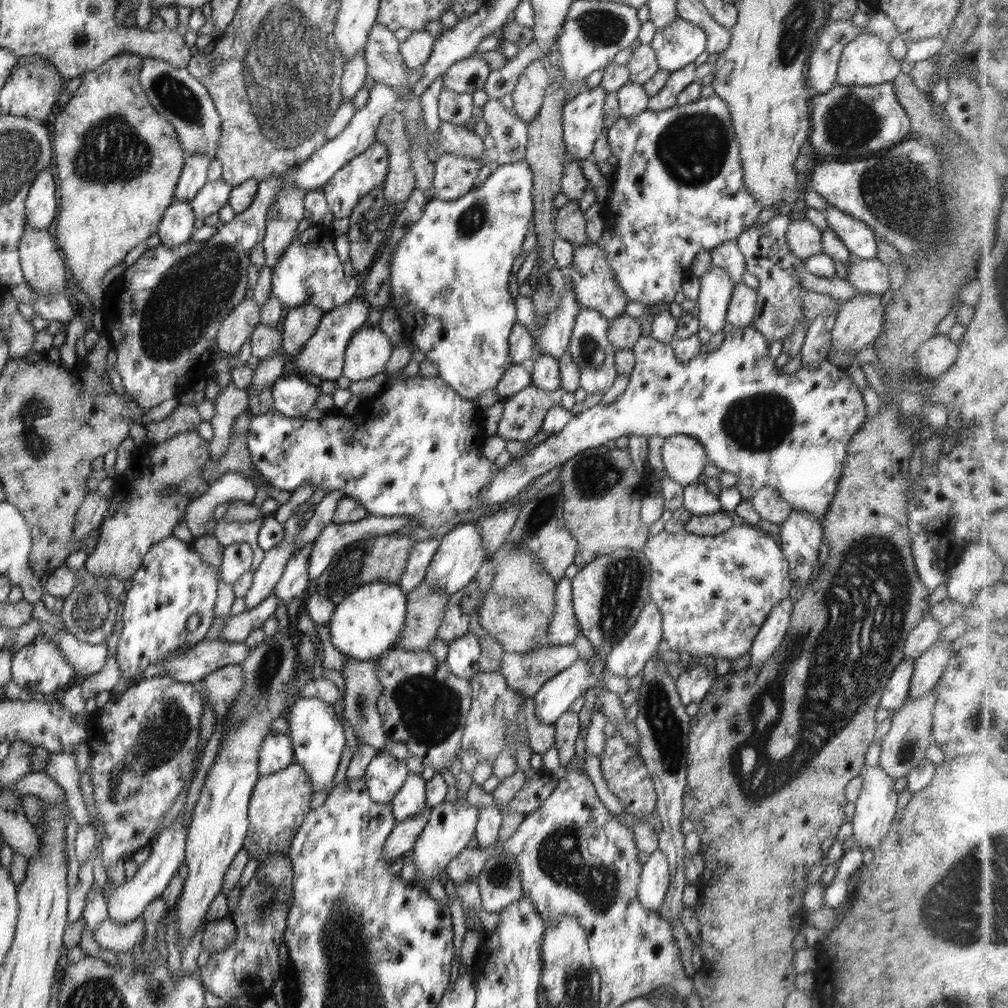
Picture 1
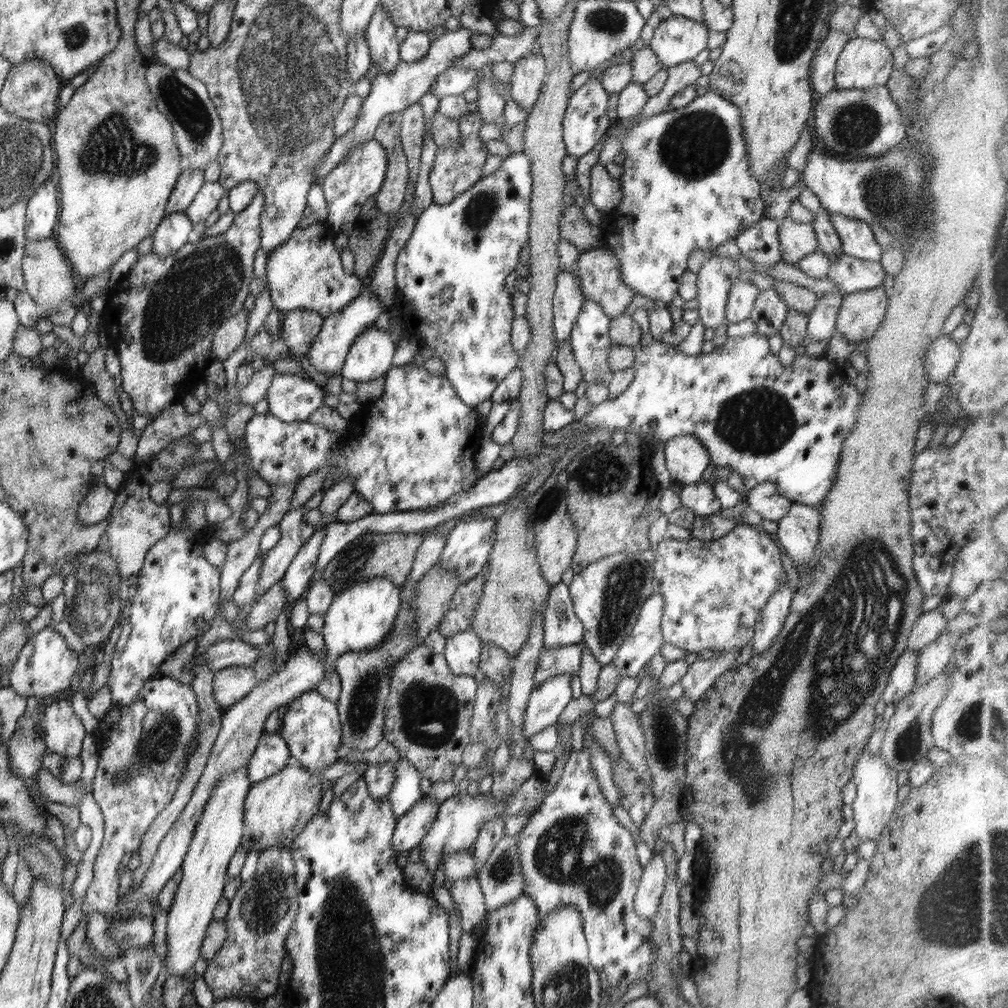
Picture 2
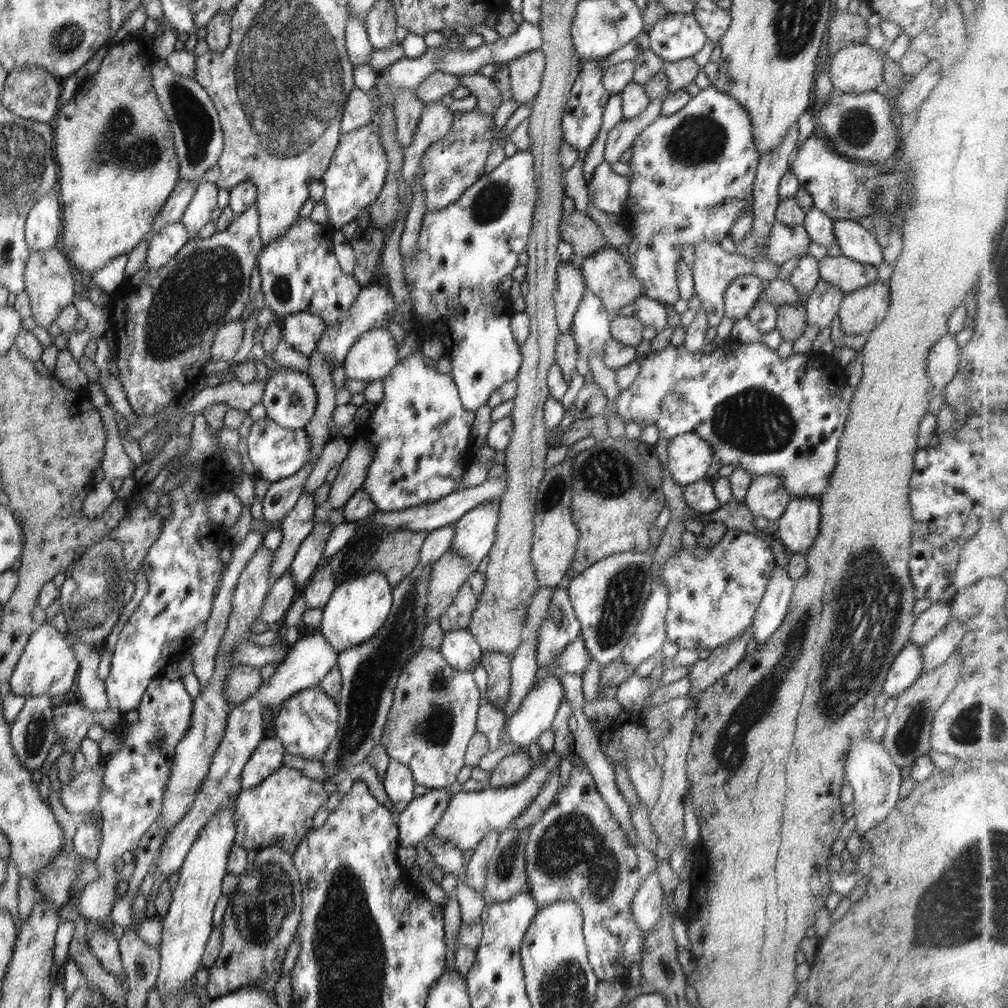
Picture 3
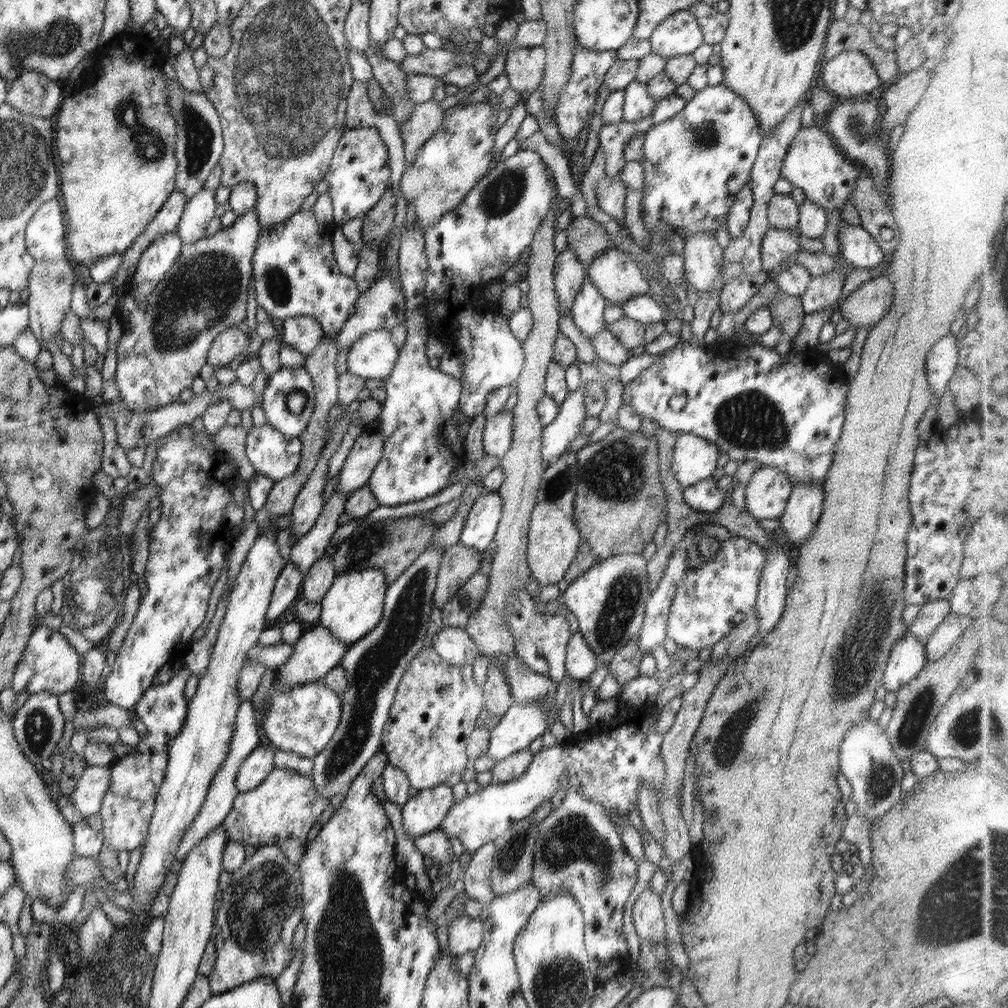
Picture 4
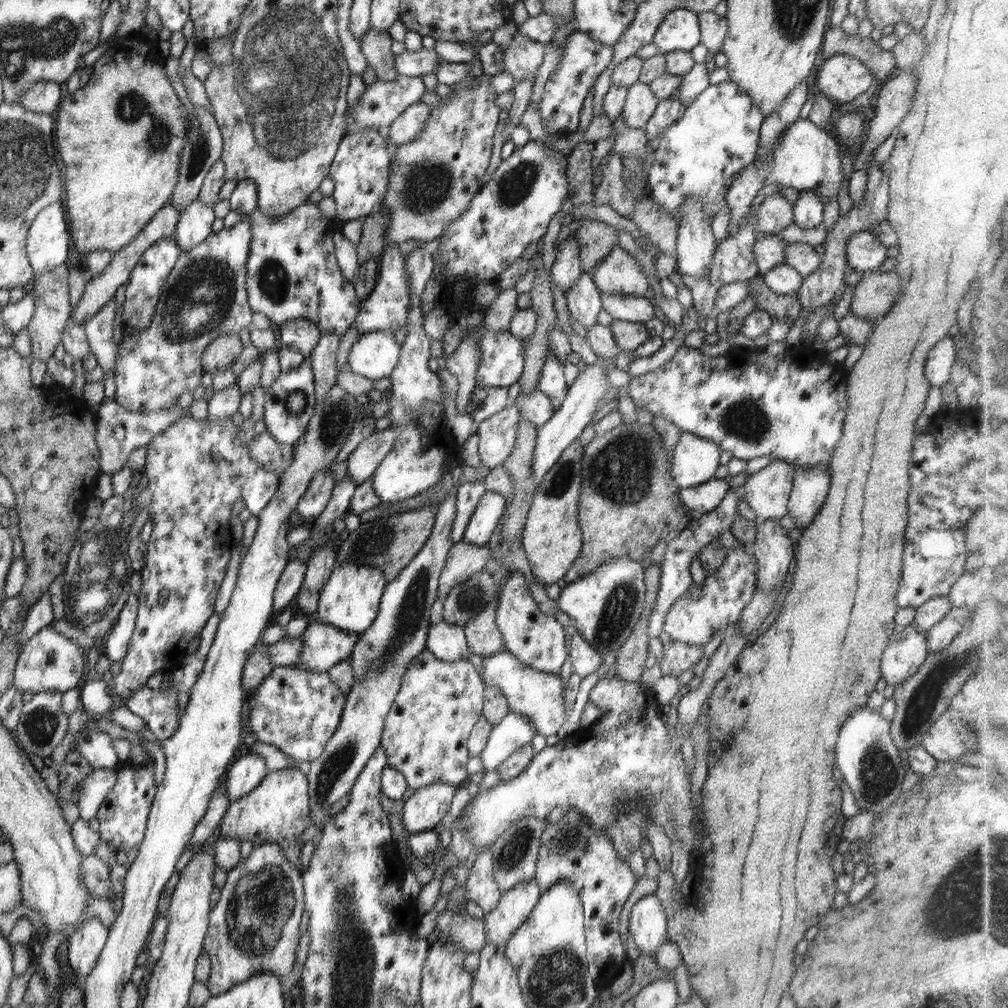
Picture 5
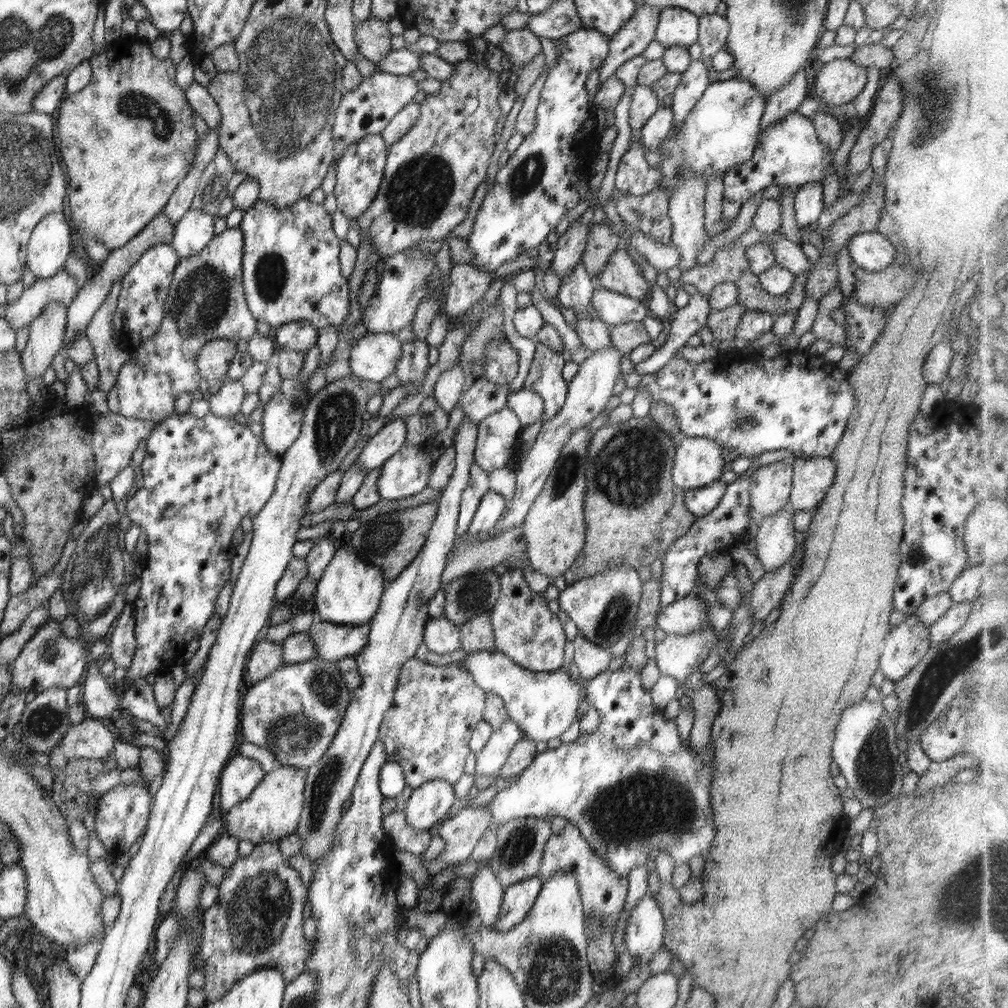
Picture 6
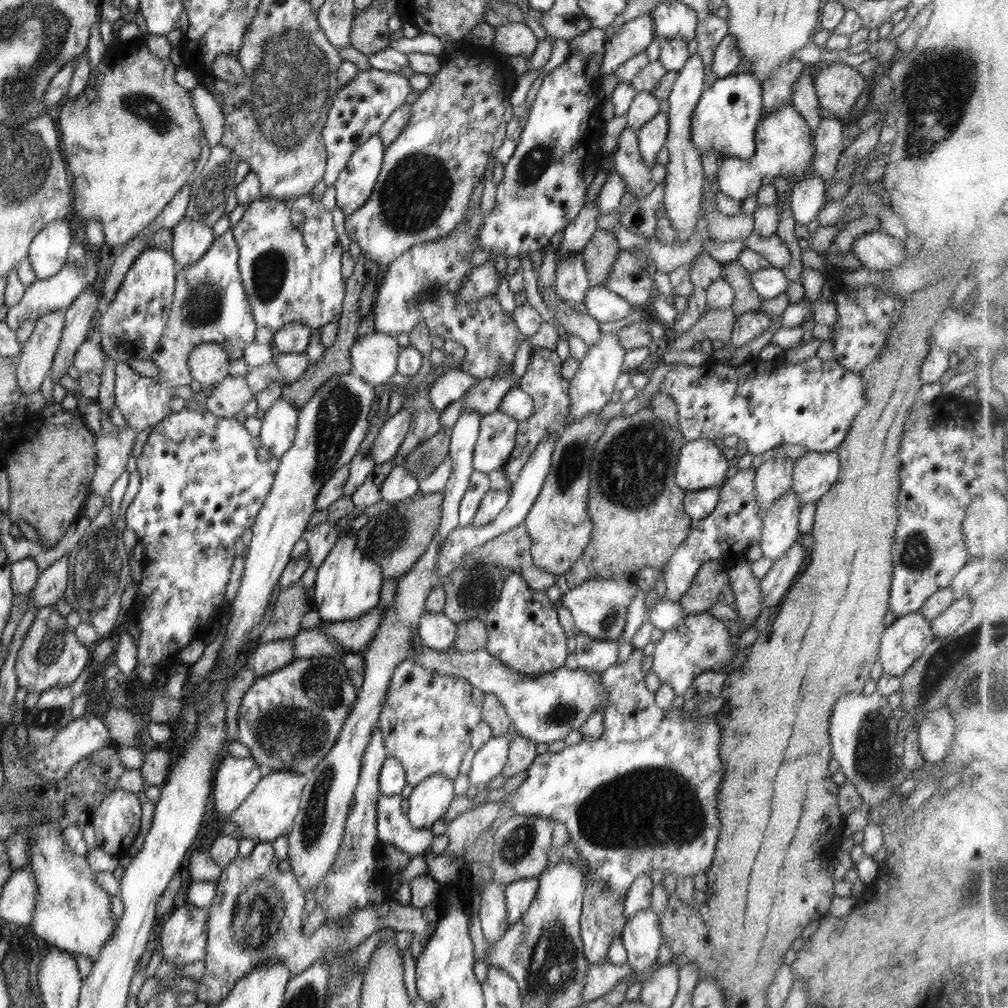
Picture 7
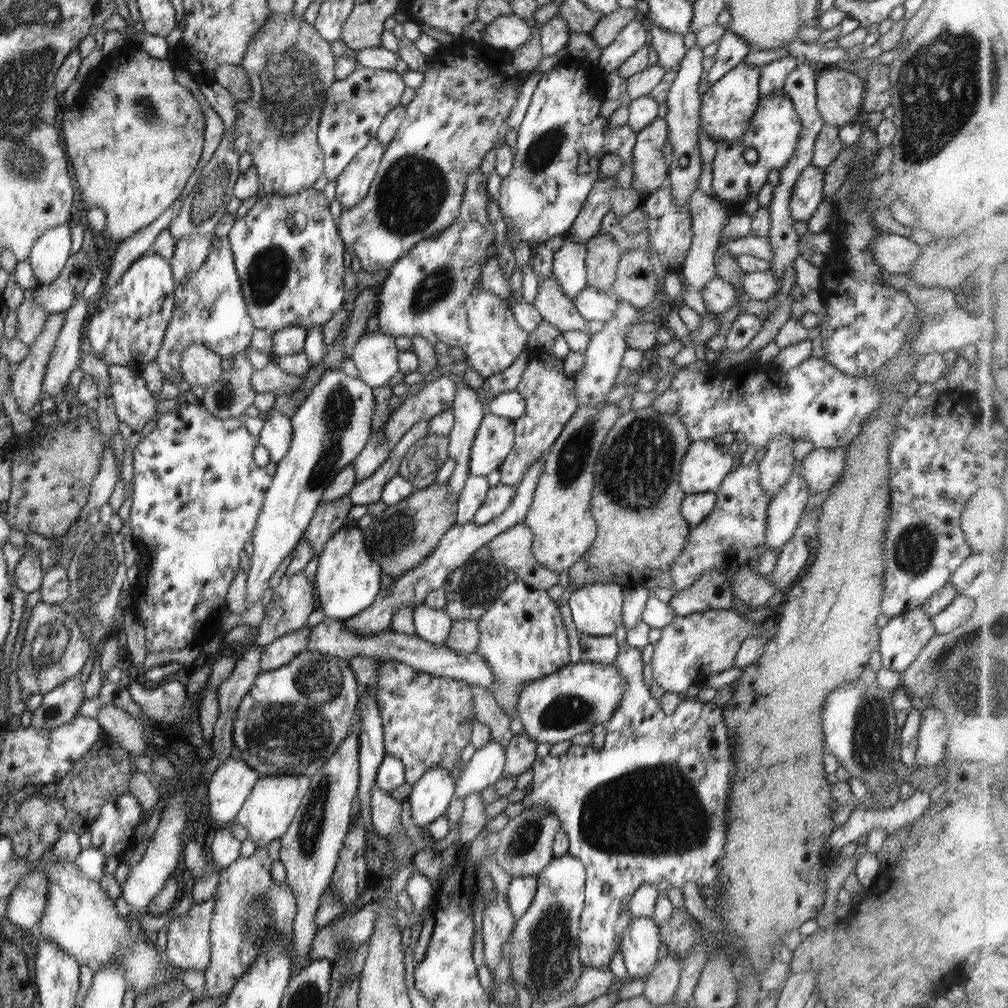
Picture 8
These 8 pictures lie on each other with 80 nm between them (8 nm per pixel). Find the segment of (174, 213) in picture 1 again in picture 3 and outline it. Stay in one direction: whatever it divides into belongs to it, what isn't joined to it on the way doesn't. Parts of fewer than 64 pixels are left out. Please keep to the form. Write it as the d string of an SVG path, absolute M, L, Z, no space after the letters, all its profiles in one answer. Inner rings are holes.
M173 222L153 234L147 241L145 268L159 270L169 264L189 241L189 234L182 222Z

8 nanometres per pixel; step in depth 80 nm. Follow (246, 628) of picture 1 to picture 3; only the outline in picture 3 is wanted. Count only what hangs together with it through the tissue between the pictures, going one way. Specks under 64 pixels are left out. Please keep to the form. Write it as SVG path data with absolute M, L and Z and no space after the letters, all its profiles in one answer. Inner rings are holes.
M288 571L282 573L282 576L272 582L259 619L276 627L276 622L284 618L286 611L298 594L292 575Z

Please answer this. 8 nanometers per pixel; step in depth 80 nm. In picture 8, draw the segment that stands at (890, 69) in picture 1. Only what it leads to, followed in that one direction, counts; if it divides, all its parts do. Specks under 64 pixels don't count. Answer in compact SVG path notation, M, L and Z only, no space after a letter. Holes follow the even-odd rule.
M824 70L816 79L817 84L817 109L825 124L838 126L852 123L862 112L863 92L865 81L863 76L846 70Z

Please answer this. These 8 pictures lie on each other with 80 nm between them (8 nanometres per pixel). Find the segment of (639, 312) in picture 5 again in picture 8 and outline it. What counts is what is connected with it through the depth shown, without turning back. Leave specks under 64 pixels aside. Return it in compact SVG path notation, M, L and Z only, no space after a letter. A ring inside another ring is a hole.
M590 286L573 298L574 306L586 320L608 322L617 311L618 298L612 292L606 293Z

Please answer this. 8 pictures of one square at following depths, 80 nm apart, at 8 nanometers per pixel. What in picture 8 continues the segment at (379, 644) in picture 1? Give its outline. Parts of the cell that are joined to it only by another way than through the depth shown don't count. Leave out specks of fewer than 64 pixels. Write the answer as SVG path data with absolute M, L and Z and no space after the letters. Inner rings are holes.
M344 524L324 546L318 558L316 578L313 578L318 606L327 617L346 620L360 614L372 605L379 595L382 570L368 554L362 529L354 524Z

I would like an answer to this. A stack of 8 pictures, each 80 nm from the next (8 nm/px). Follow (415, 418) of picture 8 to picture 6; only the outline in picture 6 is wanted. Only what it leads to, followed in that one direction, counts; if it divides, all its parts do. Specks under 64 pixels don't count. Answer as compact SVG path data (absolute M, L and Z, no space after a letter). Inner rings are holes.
M452 367L438 377L433 388L433 398L446 413L456 408L465 390L467 378L463 368ZM402 418L386 423L385 426L374 434L354 464L362 466L366 475L370 470L382 468L392 455L402 449L407 438L407 428Z

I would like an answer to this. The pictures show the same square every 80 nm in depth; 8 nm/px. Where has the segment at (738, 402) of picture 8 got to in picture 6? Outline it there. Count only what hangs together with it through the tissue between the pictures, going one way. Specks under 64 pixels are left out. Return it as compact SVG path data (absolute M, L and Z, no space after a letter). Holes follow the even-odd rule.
M760 353L756 355L756 358L750 358L750 360L742 358L738 359L738 362L726 362L724 358L718 358L717 356L707 362L696 364L674 356L672 360L669 360L668 364L658 372L642 375L642 381L640 381L640 384L635 389L646 388L650 393L651 404L654 404L654 402L664 402L664 404L668 404L668 406L674 410L674 416L676 416L676 420L678 420L679 430L682 436L714 440L720 444L726 452L736 450L742 457L747 456L747 458L751 460L758 458L758 456L764 454L764 452L778 452L778 450L788 450L788 452L794 454L794 457L809 459L812 457L830 457L846 431L848 419L850 419L850 415L852 415L854 408L856 408L856 393L851 383L850 375L850 371L840 368L838 363L830 363L829 361L826 361L826 366L824 366L824 364L822 364L820 368L816 366L816 372L812 372L812 370L806 368L806 366L794 366L794 364L790 364L788 360L782 362L782 354L779 354L778 358L772 357L768 359L768 357L762 358L762 354Z

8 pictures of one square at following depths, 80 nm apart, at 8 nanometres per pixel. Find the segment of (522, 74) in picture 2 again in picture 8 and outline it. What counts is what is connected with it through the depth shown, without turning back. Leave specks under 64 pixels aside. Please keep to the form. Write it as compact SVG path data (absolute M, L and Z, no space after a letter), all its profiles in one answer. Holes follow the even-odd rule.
M514 13L500 15L490 24L486 24L482 35L482 46L512 54L533 36L531 26L518 15Z

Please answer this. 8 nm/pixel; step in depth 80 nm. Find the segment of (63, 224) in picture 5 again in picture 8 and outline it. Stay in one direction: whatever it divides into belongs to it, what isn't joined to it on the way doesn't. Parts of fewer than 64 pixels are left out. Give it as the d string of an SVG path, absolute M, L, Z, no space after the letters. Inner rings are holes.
M52 227L32 247L28 262L40 285L53 284L66 266L70 256L70 227Z

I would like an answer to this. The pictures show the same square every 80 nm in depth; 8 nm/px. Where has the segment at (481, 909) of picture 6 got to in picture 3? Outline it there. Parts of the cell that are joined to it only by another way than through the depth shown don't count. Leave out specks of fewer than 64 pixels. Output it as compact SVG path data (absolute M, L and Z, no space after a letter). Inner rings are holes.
M500 831L489 832L475 848L474 854L472 854L470 861L467 863L464 884L480 893L480 895L484 894L487 864L490 862L491 856L497 847L500 833Z

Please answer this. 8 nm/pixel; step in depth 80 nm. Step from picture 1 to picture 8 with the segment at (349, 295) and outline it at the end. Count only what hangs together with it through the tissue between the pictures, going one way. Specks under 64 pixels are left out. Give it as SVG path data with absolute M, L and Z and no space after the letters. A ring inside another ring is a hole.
M310 187L294 196L260 197L252 209L237 218L227 237L254 328L272 333L294 325L309 329L326 324L342 308L348 295L343 279L345 244L323 192Z

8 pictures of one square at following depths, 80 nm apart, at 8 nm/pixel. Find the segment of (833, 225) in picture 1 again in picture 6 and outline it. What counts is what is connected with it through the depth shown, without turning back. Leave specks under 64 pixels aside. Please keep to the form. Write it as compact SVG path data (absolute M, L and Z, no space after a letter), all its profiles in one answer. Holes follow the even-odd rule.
M877 230L858 233L848 241L852 265L856 264L868 272L878 272L893 265L896 256L896 239Z

